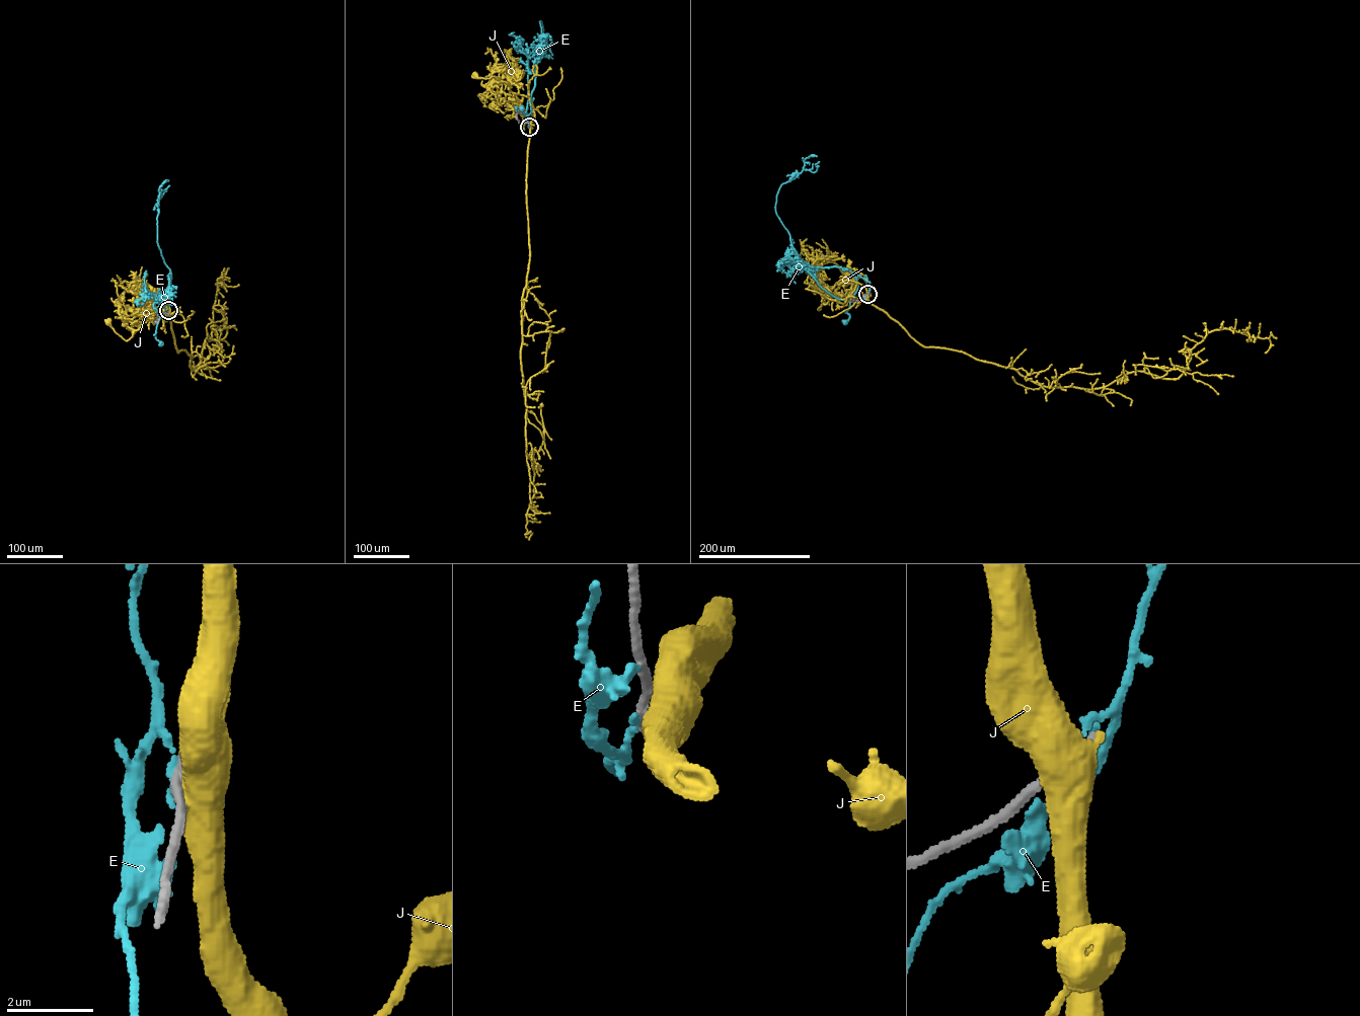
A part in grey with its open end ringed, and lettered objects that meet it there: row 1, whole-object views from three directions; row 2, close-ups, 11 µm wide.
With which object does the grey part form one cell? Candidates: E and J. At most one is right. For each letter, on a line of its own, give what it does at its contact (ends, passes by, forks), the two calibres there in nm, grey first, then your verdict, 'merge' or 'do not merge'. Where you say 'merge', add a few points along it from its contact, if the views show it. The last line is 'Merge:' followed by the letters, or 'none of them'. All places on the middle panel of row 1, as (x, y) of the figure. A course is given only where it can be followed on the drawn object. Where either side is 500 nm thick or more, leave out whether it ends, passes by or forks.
E: it ends; calibres 260 and 170 nm; do not merge
J: calibres 260 and 700 nm; merge; course (529, 127), (533, 108), (529, 98), (511, 91), (508, 84), (495, 76), (484, 78), (474, 74)
Merge: J

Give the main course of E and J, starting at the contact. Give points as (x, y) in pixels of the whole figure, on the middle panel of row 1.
E: (529, 127), (526, 112), (524, 115), (516, 107), (516, 111), (521, 108)
J: (529, 127), (533, 108), (529, 98), (511, 91), (508, 84), (495, 76), (484, 78), (474, 74)

